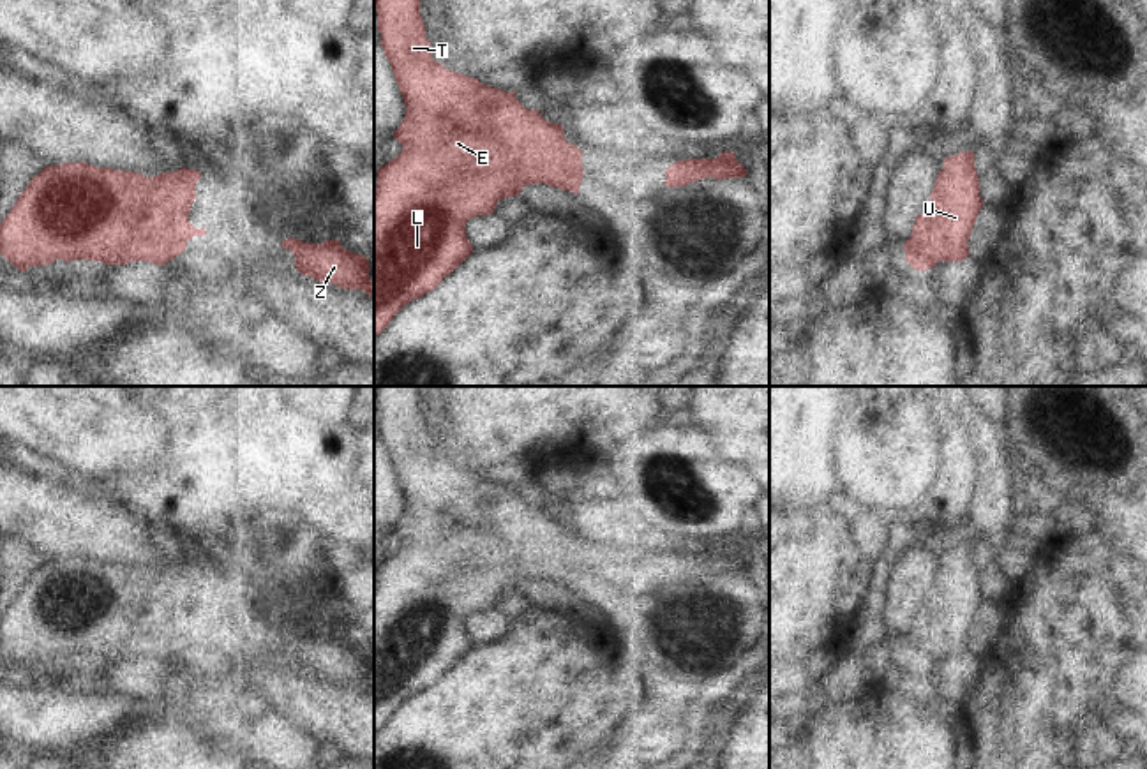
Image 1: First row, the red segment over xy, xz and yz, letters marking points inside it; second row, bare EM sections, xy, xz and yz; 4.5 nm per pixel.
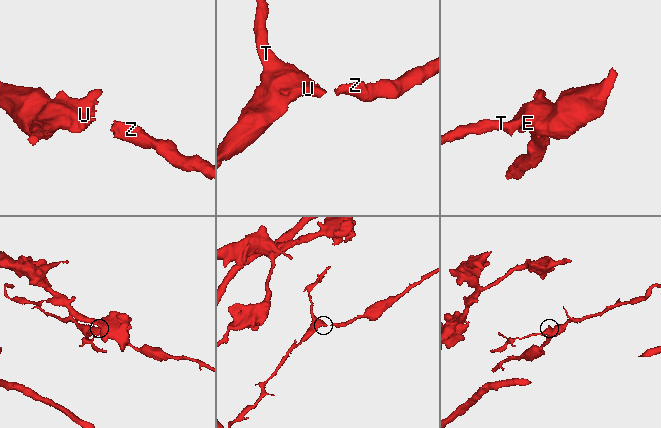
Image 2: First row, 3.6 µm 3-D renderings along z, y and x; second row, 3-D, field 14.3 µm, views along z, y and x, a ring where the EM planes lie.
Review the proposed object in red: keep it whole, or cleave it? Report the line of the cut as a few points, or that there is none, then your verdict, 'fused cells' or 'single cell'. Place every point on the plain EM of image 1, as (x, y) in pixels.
no cut; single cell

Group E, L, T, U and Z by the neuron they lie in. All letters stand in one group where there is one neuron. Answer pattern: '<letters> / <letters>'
E L T U Z

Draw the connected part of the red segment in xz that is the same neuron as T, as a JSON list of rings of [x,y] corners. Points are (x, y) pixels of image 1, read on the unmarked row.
[[[376,386],[381,443],[406,499],[402,519],[392,529],[402,547],[378,566],[374,582],[374,734],[411,695],[432,686],[471,647],[466,617],[494,608],[499,594],[521,591],[531,579],[545,579],[579,589],[582,545],[568,538],[563,520],[549,519],[538,504],[526,504],[515,487],[503,487],[454,467],[432,455],[431,437],[420,409],[420,386]]]

